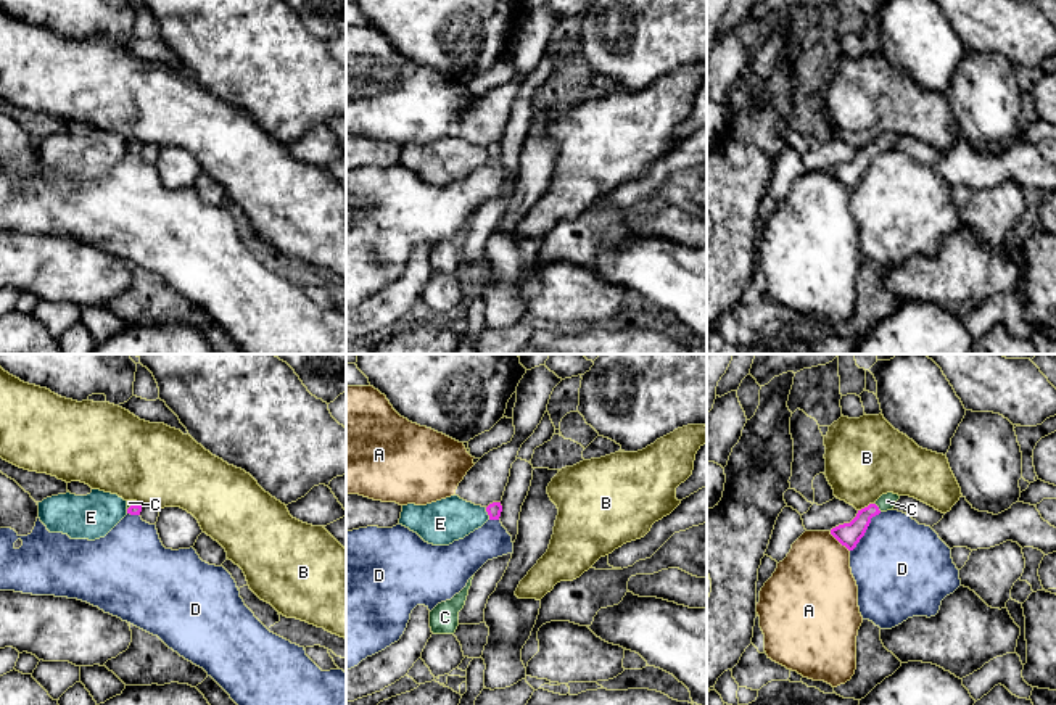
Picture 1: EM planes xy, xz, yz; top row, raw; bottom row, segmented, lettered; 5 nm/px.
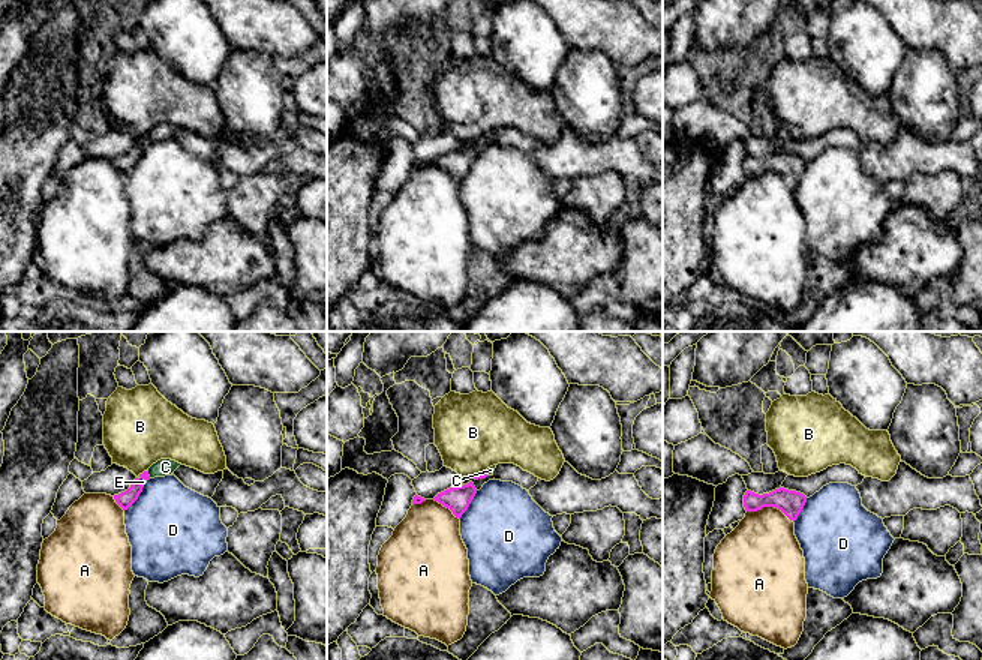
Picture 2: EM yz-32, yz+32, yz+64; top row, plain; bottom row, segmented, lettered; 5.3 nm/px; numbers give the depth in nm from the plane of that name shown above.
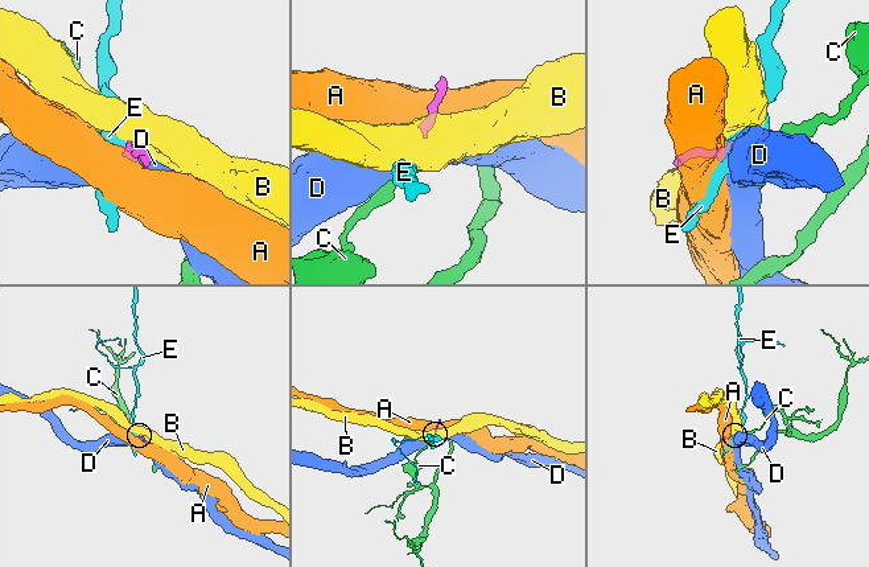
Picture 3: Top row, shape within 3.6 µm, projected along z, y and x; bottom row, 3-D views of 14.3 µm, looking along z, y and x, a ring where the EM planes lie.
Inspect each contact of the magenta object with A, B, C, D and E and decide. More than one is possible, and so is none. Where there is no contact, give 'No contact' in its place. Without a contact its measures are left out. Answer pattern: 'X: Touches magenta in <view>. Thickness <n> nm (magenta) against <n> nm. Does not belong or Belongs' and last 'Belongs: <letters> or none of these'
A: Touches magenta in yz. Thickness 120 nm (magenta) against 380 nm. Does not belong
B: Touches magenta in yz. Thickness 120 nm (magenta) against 400 nm. Does not belong
C: Touches magenta in yz. Thickness 120 nm (magenta) against 80 nm. Belongs
D: Touches magenta in yz. Thickness 120 nm (magenta) against 460 nm. Does not belong
E: Touches magenta in xz. Thickness 70 nm (magenta) against 220 nm. Does not belong
Belongs: C

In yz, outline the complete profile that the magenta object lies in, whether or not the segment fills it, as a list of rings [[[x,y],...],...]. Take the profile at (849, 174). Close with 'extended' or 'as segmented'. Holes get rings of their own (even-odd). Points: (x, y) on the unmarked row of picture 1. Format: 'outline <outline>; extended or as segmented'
outline [[[882,134],[874,143],[858,150],[856,156],[850,163],[839,164],[831,169],[831,174],[848,190],[853,190],[860,179],[864,175],[871,158],[881,151],[893,150],[898,134]]]; extended

